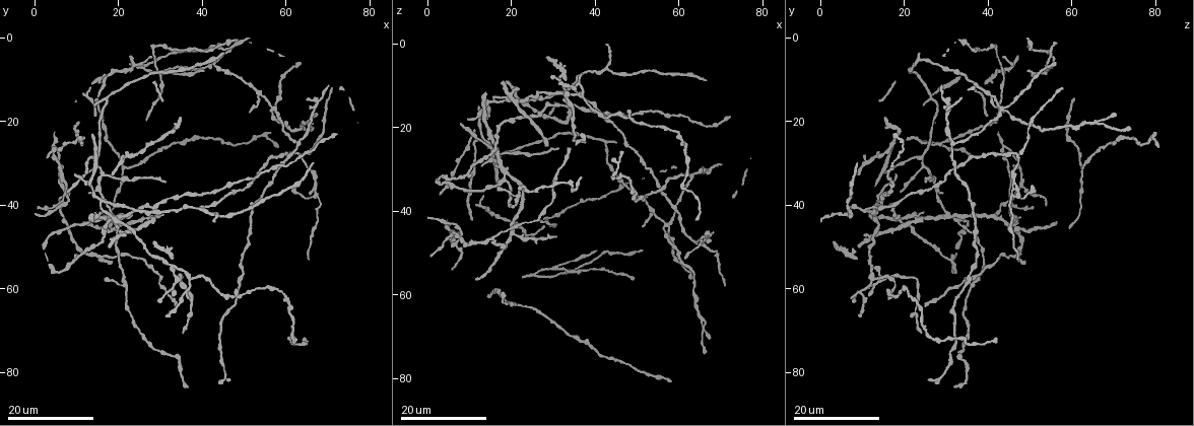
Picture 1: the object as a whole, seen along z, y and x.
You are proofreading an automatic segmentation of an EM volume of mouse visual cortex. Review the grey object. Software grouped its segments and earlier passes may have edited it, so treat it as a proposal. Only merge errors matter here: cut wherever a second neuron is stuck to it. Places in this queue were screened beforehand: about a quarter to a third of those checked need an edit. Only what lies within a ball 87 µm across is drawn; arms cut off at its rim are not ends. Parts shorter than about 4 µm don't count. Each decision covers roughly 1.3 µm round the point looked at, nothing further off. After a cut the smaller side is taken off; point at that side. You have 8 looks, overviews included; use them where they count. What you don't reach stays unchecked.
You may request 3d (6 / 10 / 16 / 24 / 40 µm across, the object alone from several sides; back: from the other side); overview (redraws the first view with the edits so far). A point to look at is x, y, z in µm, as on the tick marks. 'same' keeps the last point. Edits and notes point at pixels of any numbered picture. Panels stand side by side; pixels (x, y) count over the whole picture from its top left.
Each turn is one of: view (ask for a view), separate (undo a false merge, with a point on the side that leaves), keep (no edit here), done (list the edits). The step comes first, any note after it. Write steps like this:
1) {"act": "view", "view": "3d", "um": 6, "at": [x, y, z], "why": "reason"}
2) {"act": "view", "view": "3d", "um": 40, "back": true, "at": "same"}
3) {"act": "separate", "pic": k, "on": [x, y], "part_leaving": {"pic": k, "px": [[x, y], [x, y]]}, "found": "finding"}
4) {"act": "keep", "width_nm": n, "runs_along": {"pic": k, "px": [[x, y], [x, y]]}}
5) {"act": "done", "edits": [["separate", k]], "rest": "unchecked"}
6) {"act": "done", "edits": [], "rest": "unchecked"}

{"act": "view", "view": "3d", "um": 24, "at": [6.5, 35.5, 47.5], "why": "branch point"}

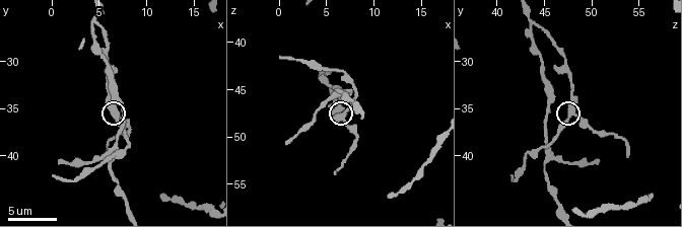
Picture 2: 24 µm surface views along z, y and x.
{"act": "view", "view": "3d", "um": 6, "at": [6.8, 35.4, 48.0]}

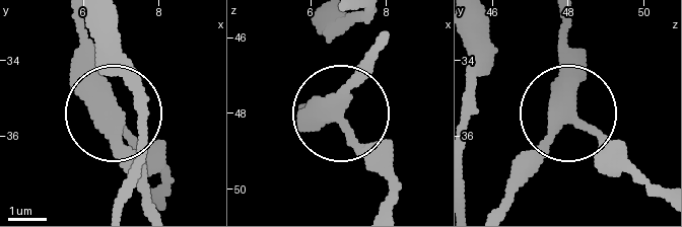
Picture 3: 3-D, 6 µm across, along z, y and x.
{"act": "keep", "runs_along": {"pic": 3, "px": [[78, 18], [82, 76], [162, 170]]}, "found": "continuous, no second neuron"}

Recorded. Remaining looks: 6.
{"act": "view", "view": "3d", "um": 16, "at": [26.0, 43.0, 46.5], "why": "a narrow waist"}

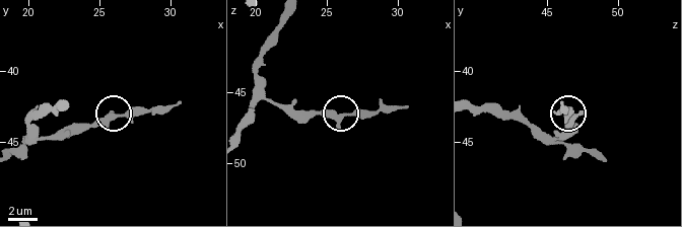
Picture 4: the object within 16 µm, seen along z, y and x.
{"act": "view", "view": "3d", "um": 10, "at": [26.0, 43.2, 46.6], "why": "closer look"}

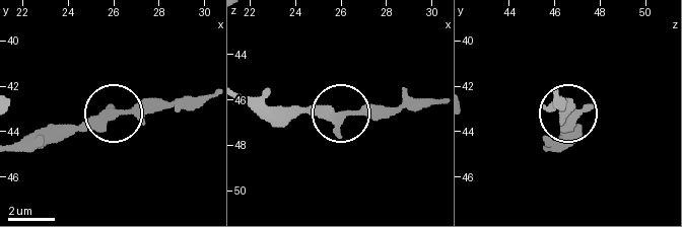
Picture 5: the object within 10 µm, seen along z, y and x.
{"act": "keep", "arms": 4, "found": "all the same neuron"}

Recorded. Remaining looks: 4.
{"act": "view", "view": "3d", "um": 24, "at": [57.0, 17.0, 43.5], "why": "four or more arms meet"}

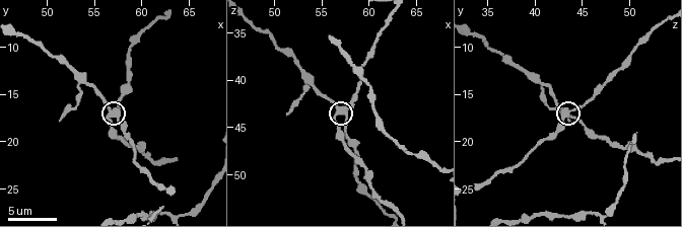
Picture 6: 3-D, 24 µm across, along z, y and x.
{"act": "view", "view": "3d", "um": 6, "at": [56.6, 17.4, 43.6], "why": "closer look"}

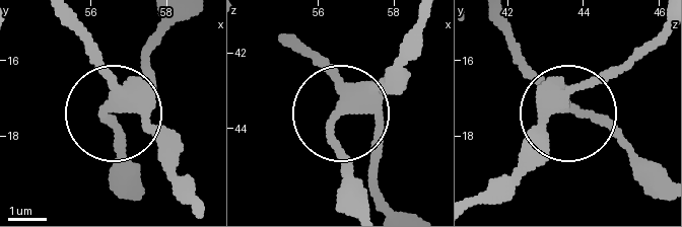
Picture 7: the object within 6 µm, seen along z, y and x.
{"act": "separate", "pic": 7, "on": [158, 154], "part_leaving": {"pic": 7, "px": [[141, 102], [190, 199]]}, "found": "a second neuron is stuck on"}

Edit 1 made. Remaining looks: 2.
{"act": "done", "edits": [["separate", 7]], "rest": "unchecked"}

